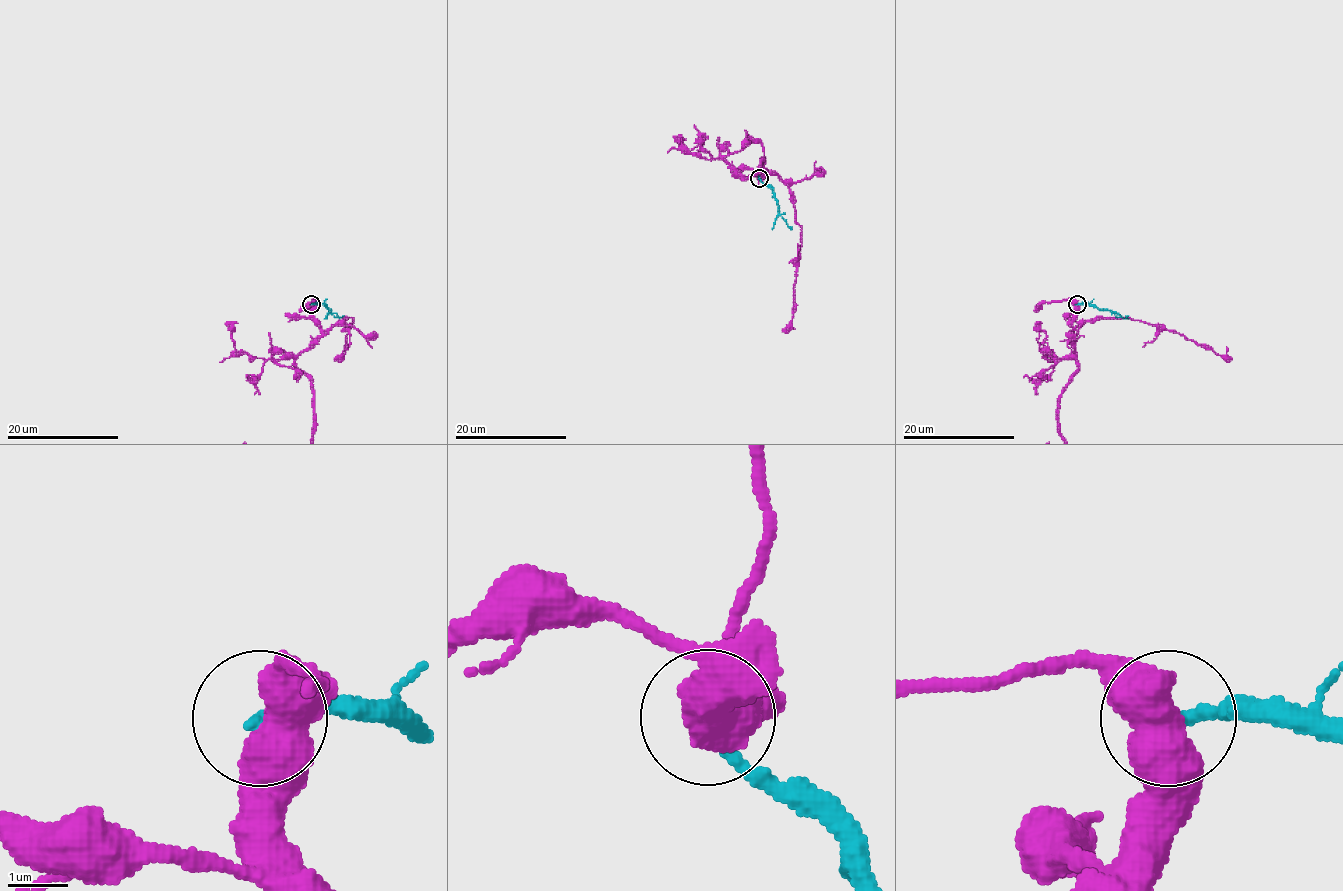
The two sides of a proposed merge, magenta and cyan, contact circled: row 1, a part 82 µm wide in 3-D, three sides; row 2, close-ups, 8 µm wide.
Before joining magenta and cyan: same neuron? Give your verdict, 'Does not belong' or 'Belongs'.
Does not belong

